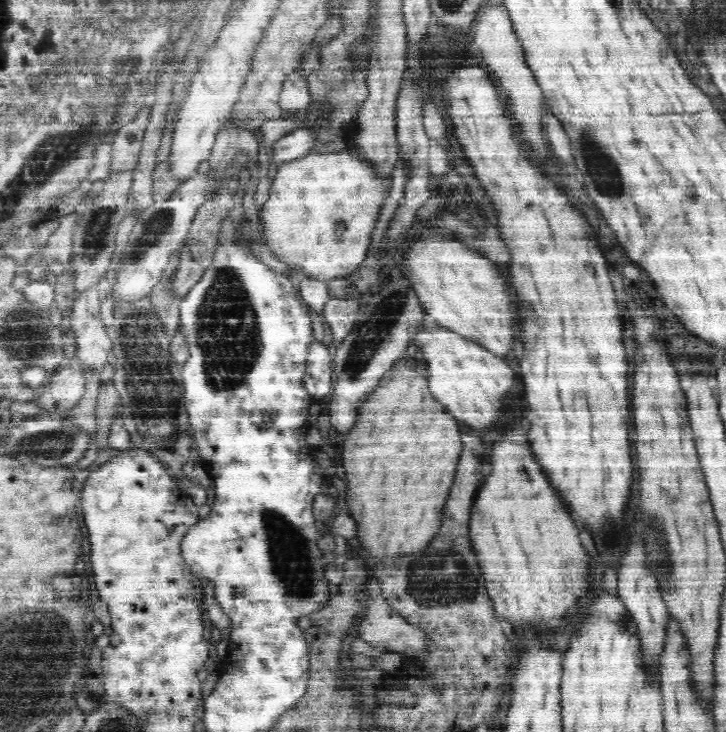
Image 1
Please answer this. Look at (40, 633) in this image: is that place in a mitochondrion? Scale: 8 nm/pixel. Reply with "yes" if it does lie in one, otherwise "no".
yes

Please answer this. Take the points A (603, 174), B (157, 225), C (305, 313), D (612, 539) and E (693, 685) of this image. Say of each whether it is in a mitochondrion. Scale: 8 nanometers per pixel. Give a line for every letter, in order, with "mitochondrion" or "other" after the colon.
A: mitochondrion
B: mitochondrion
C: other
D: other
E: other

